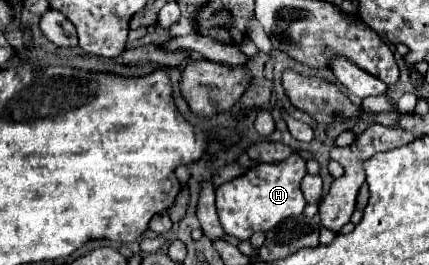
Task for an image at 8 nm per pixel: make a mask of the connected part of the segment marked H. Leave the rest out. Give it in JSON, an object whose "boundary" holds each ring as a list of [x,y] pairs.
{"boundary":[[[290,154],[286,160],[276,164],[256,164],[246,174],[224,182],[216,188],[216,208],[220,224],[228,236],[248,240],[256,232],[268,232],[280,220],[288,216],[300,216],[306,200],[300,190],[300,180],[306,174],[306,160],[298,154]]]}

